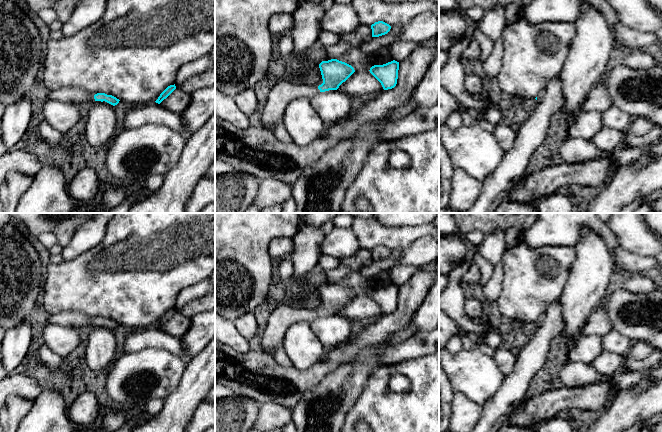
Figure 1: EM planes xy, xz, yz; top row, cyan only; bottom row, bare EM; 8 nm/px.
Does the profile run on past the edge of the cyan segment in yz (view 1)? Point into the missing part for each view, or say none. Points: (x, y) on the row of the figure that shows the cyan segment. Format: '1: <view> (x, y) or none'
1: yz (540, 96)

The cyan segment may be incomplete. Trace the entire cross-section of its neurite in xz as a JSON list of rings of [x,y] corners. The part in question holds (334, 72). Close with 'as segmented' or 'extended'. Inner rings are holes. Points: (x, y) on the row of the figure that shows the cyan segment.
[[[337,59],[322,61],[319,64],[323,83],[318,87],[298,82],[278,82],[270,91],[262,112],[262,123],[271,131],[282,122],[286,107],[297,98],[307,97],[329,90],[337,90],[354,72],[354,68]]] | extended

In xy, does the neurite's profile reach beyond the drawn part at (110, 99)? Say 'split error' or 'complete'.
split error

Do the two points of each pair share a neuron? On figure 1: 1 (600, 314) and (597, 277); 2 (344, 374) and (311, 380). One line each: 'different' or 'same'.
1: different
2: different

